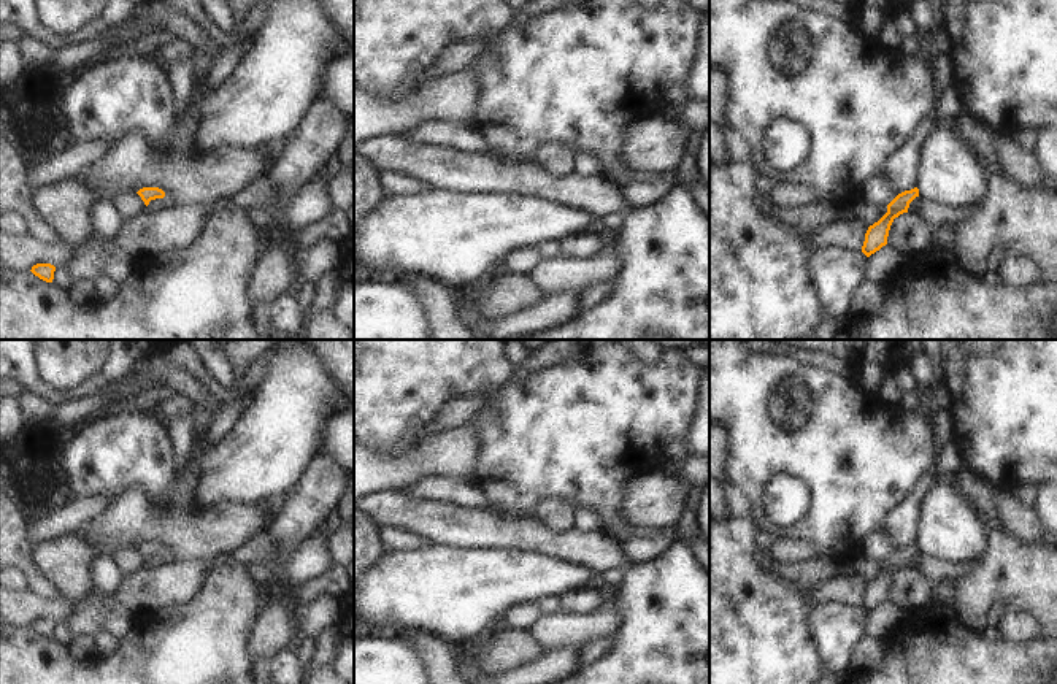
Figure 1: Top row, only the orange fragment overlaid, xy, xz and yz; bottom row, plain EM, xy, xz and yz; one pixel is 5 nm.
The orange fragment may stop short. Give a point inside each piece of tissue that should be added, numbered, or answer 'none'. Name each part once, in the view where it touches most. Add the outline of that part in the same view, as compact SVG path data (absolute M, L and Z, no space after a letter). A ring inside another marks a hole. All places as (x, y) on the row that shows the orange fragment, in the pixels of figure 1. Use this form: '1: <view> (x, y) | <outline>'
none

